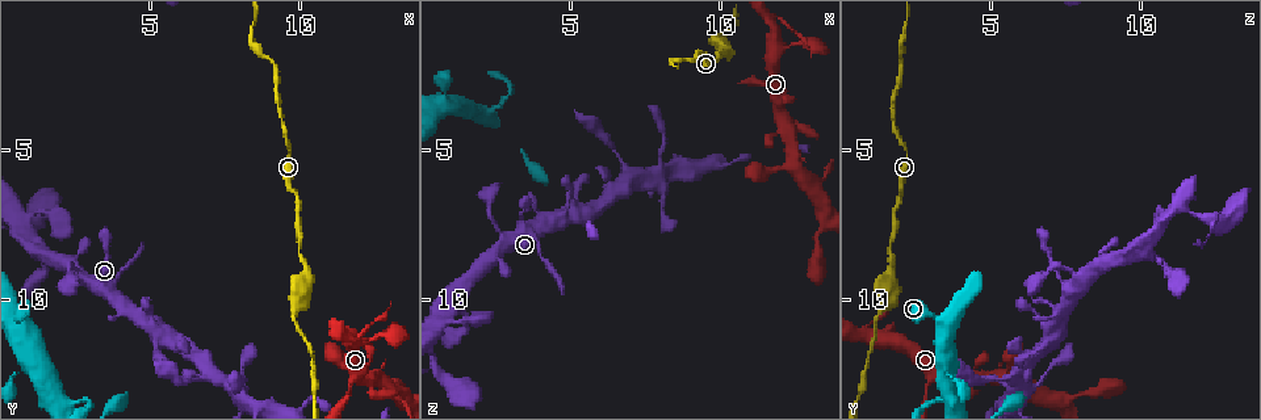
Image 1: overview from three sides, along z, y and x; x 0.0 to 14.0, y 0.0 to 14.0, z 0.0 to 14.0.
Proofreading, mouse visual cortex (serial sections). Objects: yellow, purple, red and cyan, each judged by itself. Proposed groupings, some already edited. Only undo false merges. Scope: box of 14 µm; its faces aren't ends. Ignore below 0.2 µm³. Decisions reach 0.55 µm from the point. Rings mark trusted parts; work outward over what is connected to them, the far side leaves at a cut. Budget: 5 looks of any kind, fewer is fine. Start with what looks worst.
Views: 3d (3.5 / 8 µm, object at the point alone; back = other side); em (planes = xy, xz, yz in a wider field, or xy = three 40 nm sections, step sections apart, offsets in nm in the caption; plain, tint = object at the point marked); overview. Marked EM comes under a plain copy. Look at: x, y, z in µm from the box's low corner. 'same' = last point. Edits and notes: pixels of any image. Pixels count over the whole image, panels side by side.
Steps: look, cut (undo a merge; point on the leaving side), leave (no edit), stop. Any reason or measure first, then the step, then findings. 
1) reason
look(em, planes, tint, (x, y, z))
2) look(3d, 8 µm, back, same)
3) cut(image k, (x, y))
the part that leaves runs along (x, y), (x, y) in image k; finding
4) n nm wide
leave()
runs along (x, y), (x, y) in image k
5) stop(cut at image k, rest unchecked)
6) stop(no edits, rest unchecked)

thick turns thin
look(3d, 3.5 µm, back, (9.8, 10.3, 1.3))

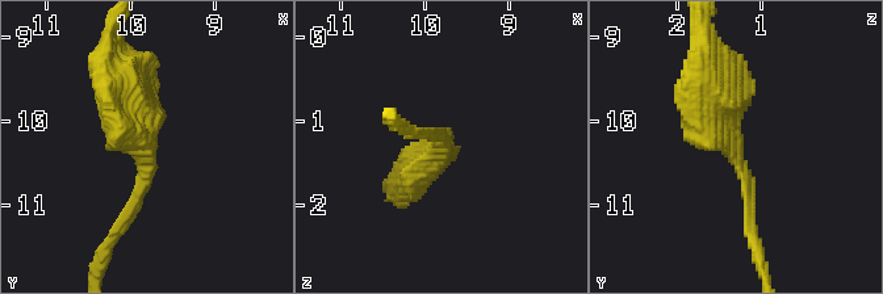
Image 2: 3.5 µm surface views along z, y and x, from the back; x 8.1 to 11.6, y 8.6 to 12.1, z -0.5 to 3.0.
need the tissue
look(em, xy, step 3, tint, (9.85, 10.25, 1.40))

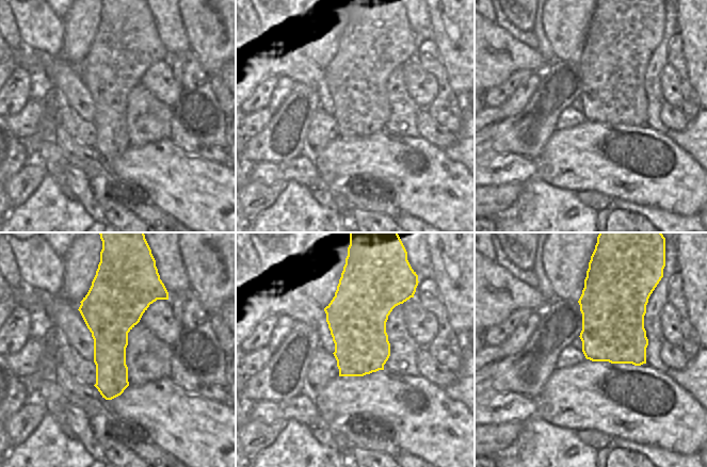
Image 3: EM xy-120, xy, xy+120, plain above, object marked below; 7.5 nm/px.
440 nm wide
leave()
runs along (702, 70), (722, 97), (749, 223) in image 2; one cell here

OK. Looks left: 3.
narrows sharply
look(em, xy, step 3, tint, (9.4, 4.0, 1.8))

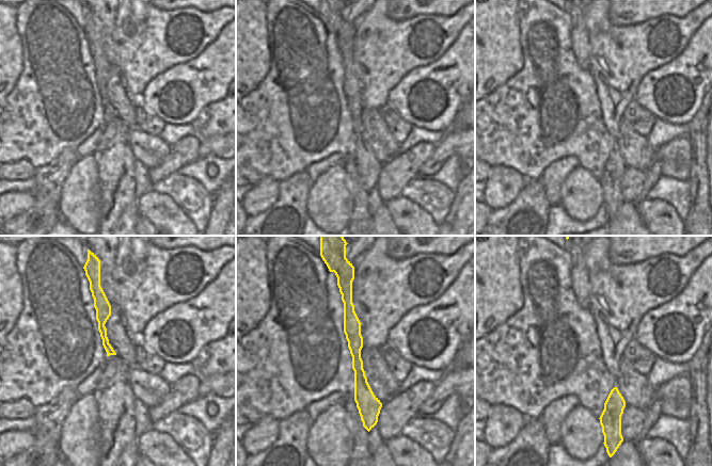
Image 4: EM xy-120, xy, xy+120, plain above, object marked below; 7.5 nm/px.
look(3d, 3.5 µm, same)

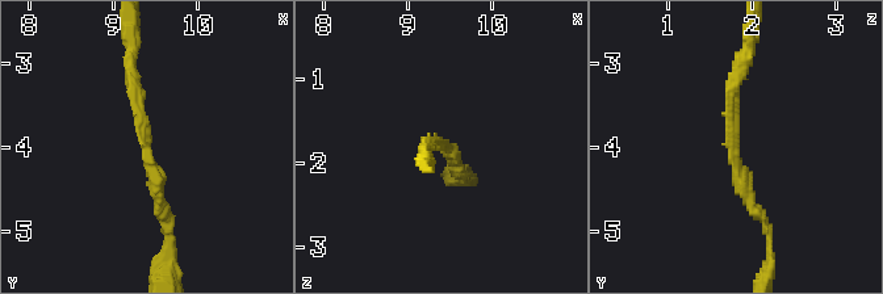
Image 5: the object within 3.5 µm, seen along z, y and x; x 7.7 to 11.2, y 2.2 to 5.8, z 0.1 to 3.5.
leave()
runs along (166, 223), (129, 63) in image 5; continuous, no second cell

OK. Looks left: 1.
stop(no edits, rest unchecked)

